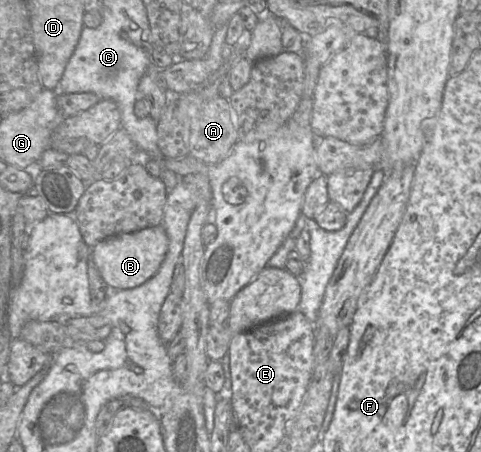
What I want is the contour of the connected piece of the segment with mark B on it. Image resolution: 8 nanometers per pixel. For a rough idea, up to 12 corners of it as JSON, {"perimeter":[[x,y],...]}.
{"perimeter":[[158,225],[107,238],[91,257],[109,288],[141,288],[168,248]]}

